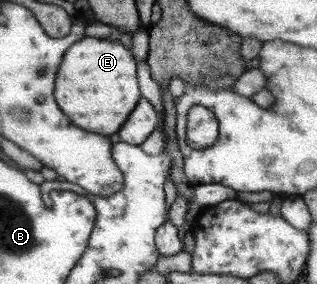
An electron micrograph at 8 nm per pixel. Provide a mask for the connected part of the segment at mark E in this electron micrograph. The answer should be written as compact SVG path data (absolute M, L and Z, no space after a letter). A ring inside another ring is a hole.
M88 36L78 41L70 47L56 77L56 101L64 105L64 113L68 113L76 125L92 129L92 133L118 133L124 125L124 117L128 119L141 98L134 55L120 40Z

